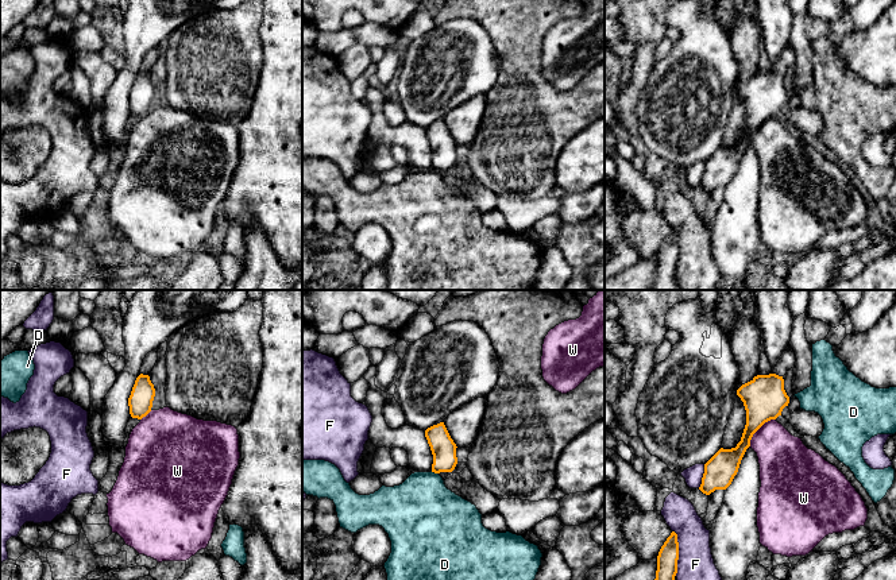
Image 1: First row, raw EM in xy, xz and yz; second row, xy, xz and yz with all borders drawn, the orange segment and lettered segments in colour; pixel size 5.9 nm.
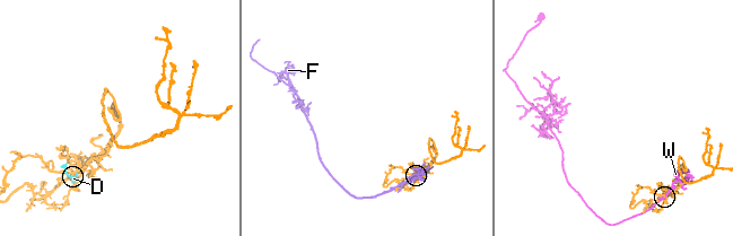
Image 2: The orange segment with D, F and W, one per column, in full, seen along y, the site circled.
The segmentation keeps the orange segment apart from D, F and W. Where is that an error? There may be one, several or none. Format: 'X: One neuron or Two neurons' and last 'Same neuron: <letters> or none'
D: Two neurons
F: Two neurons
W: Two neurons
Same neuron: none

